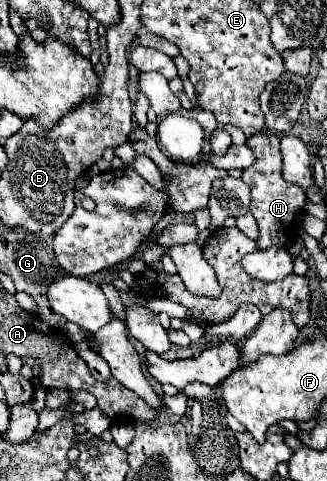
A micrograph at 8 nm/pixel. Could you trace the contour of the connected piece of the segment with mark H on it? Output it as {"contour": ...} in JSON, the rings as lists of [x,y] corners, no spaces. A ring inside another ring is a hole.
{"contour":[[[263,131],[247,139],[247,147],[255,153],[255,163],[243,171],[243,181],[251,185],[251,213],[259,225],[257,249],[269,247],[287,247],[291,239],[299,233],[299,219],[303,217],[303,207],[307,197],[303,195],[303,187],[287,183],[283,179],[283,161],[279,149],[279,137],[271,131]]]}

